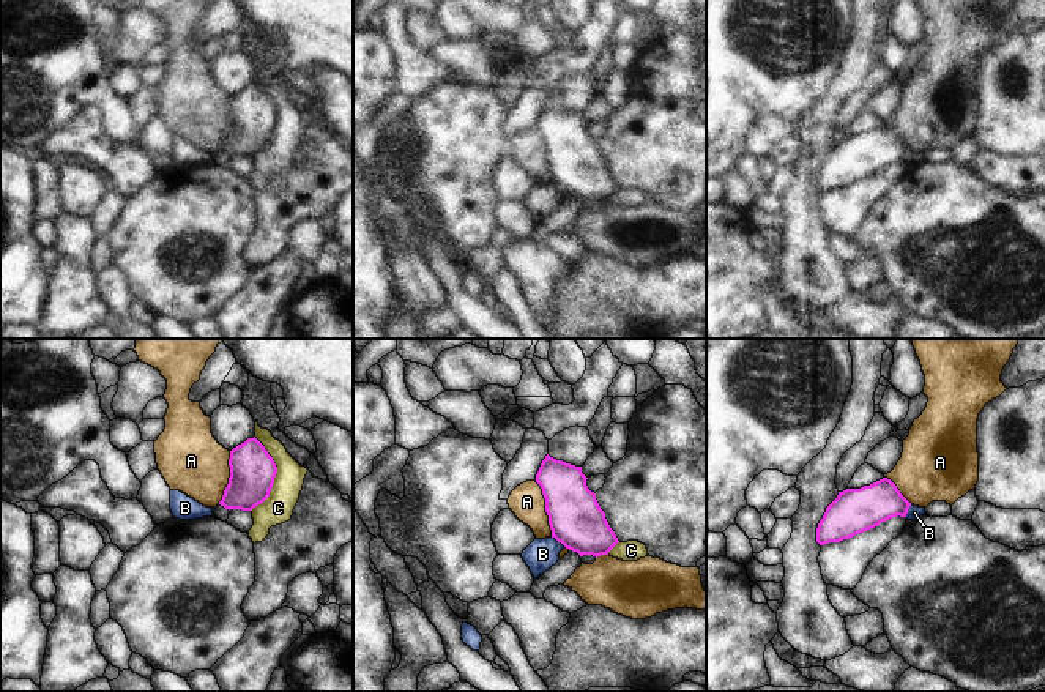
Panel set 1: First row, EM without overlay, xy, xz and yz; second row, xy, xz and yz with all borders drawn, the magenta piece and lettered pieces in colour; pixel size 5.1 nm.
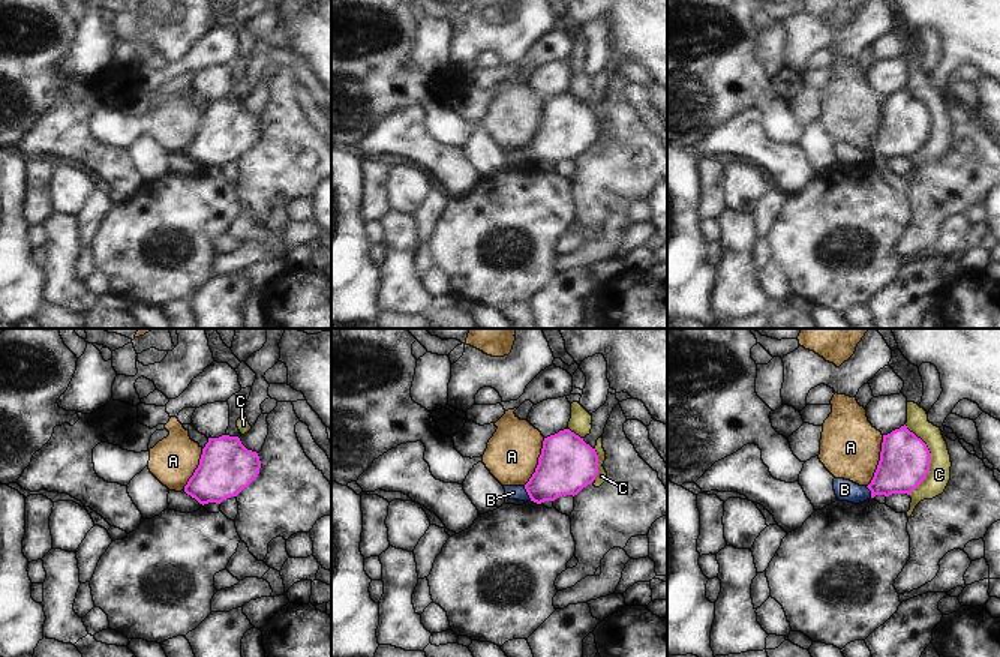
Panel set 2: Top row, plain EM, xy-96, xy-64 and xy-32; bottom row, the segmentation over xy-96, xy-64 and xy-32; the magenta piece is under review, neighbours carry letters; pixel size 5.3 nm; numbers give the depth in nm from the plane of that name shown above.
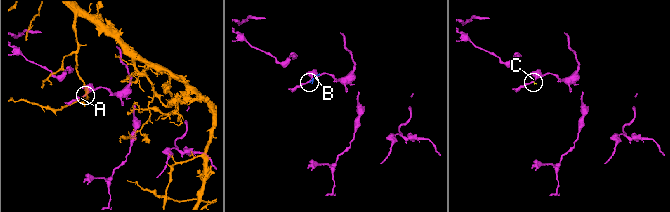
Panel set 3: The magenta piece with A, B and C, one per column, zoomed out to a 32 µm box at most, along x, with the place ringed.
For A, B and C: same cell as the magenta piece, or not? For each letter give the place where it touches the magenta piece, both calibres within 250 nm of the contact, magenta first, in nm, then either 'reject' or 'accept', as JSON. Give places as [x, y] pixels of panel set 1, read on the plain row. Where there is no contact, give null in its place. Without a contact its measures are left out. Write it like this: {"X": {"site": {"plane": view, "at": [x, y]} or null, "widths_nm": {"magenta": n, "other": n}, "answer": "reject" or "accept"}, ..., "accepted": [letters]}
{"A": {"site": {"plane": "xz", "at": [546, 156]}, "widths_nm": {"magenta": 280, "other": 180}, "answer": "reject"}, "B": {"site": {"plane": "xz", "at": [560, 188]}, "widths_nm": {"magenta": 280, "other": 160}, "answer": "reject"}, "C": {"site": {"plane": "xy", "at": [275, 122]}, "widths_nm": {"magenta": 240, "other": 160}, "answer": "reject"}, "accepted": []}

